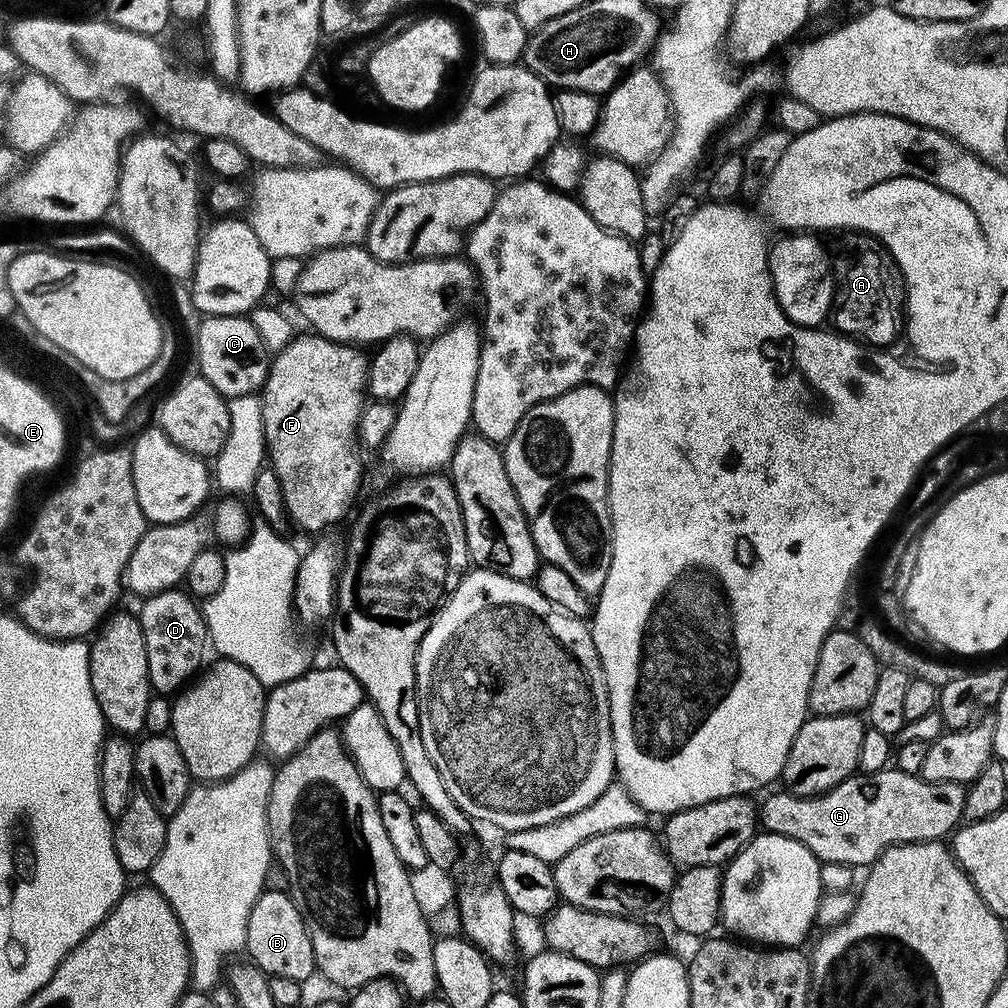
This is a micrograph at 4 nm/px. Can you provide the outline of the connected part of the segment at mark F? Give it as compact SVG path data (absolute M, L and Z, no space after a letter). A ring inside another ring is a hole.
M307 334L308 336L293 335L292 340L285 348L271 357L268 365L268 376L264 380L264 386L259 393L260 409L262 410L262 426L264 427L264 442L266 445L266 456L270 461L270 466L276 471L276 477L282 490L284 499L284 510L289 521L292 520L300 528L305 528L308 532L320 532L323 528L331 526L335 520L340 520L344 516L344 511L352 504L352 499L356 496L356 491L360 488L360 475L364 468L360 465L361 449L358 447L358 429L360 426L360 415L364 412L366 403L366 389L368 386L368 361L367 355L363 356L361 349L355 344L339 344L333 340L327 340L324 336Z

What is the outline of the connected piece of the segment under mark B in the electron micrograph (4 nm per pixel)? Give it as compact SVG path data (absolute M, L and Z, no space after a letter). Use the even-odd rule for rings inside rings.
M265 890L254 902L246 926L246 952L252 963L268 976L292 978L307 982L317 971L314 946L306 930L306 922L287 891Z

